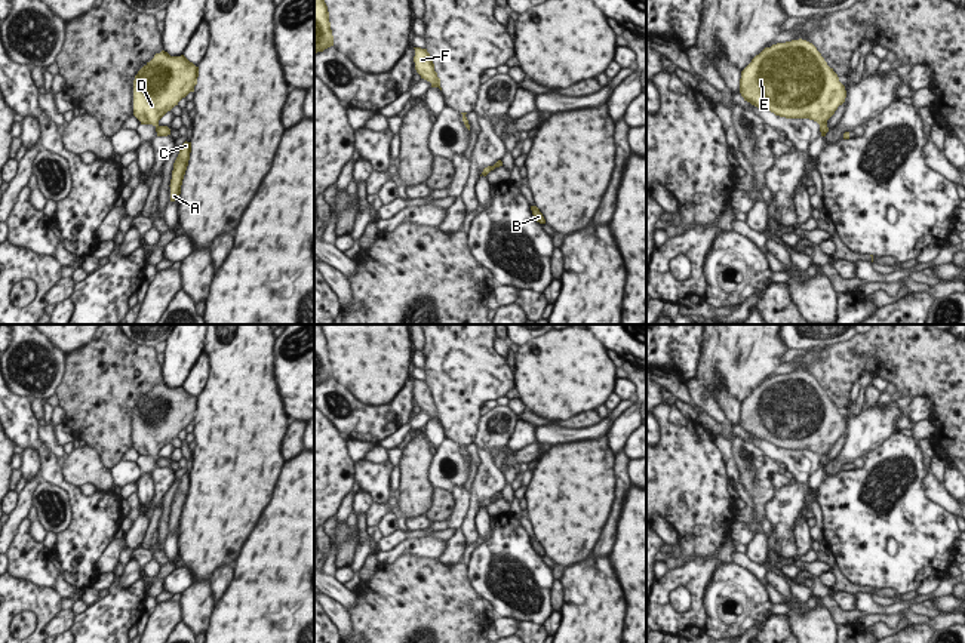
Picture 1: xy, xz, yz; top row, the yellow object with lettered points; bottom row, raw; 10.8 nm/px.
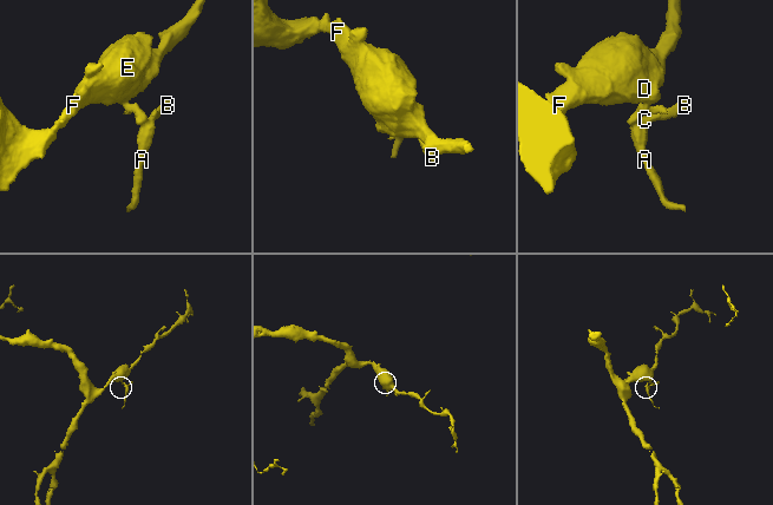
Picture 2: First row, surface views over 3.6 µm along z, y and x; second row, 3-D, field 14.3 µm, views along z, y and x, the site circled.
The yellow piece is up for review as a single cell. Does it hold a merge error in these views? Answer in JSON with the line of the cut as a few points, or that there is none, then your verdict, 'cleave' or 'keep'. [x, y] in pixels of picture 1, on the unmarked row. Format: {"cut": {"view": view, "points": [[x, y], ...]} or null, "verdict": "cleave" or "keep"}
{"cut": null, "verdict": "keep"}

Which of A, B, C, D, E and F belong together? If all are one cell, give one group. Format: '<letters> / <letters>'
A B C D E F

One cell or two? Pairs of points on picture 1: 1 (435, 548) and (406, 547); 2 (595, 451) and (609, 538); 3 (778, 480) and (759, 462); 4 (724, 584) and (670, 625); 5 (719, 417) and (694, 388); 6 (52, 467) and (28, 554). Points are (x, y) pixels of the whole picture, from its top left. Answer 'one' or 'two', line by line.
1: one
2: two
3: two
4: two
5: one
6: two

